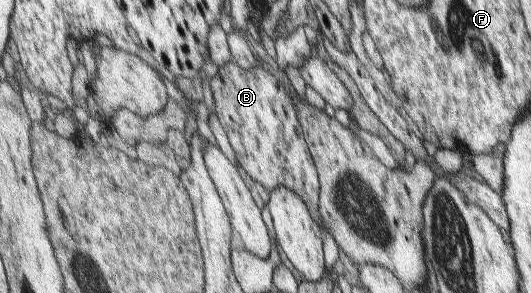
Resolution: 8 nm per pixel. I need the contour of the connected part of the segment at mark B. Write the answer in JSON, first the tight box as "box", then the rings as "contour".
{"box":[211,61,324,227],"contour":[[[232,61],[218,70],[211,80],[211,89],[215,112],[228,132],[239,163],[244,165],[248,174],[266,188],[274,190],[284,186],[296,191],[308,205],[314,220],[324,227],[318,206],[322,190],[318,168],[314,166],[313,154],[308,152],[304,142],[305,134],[300,127],[296,108],[290,108],[292,98],[280,80],[264,68],[246,70]]]}

